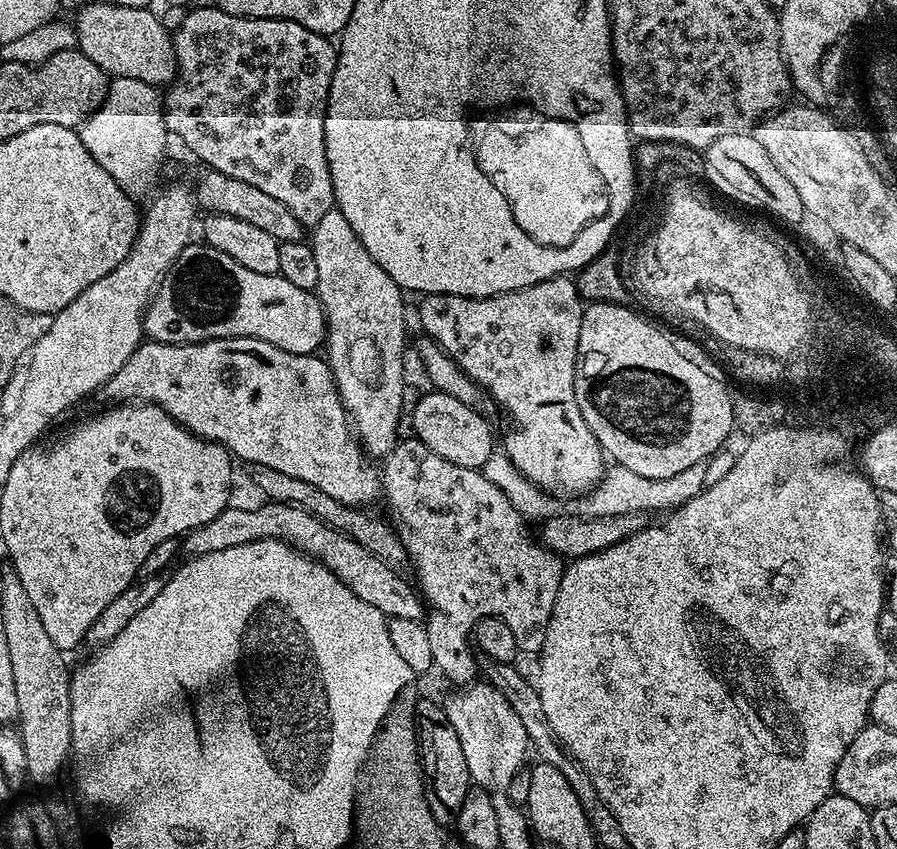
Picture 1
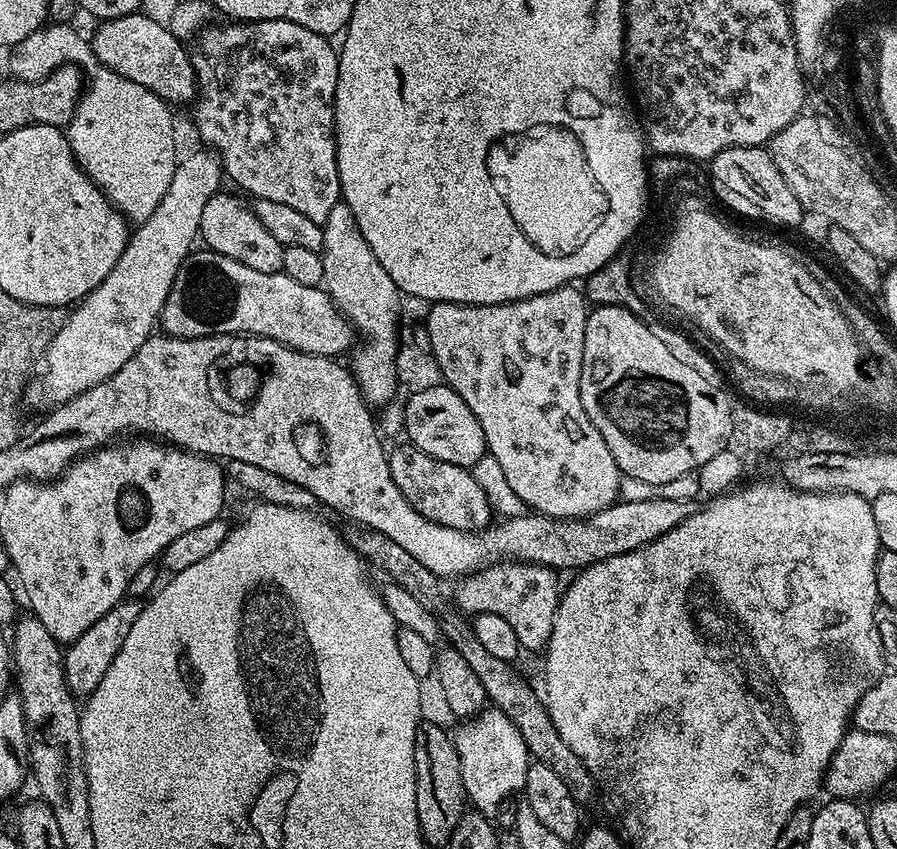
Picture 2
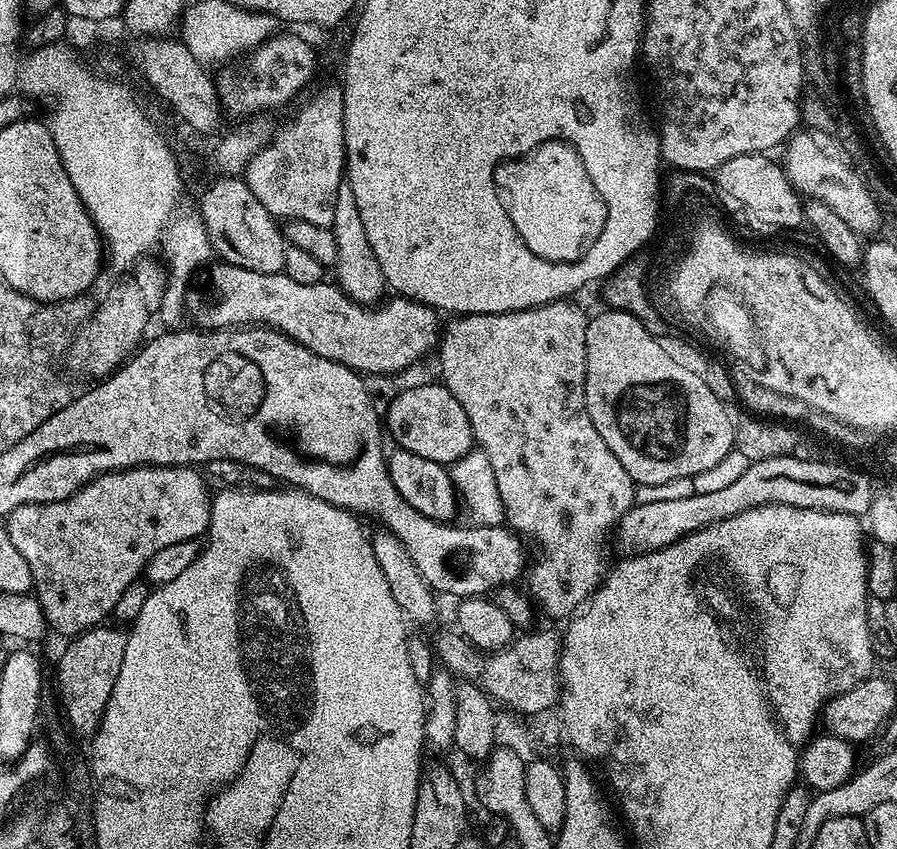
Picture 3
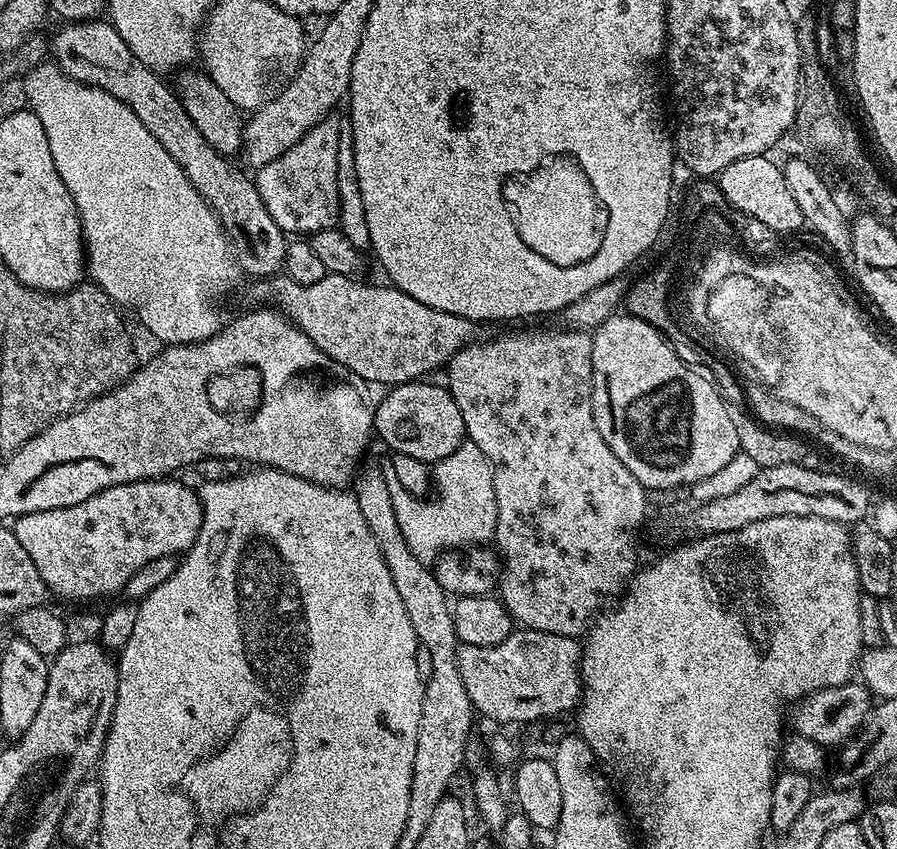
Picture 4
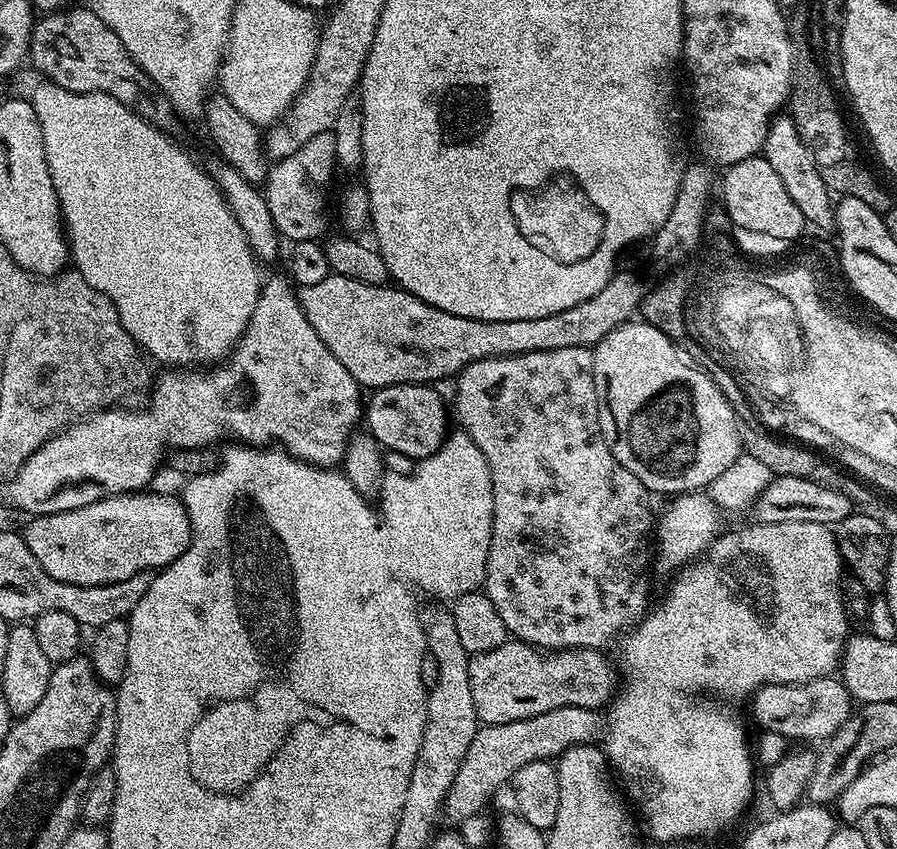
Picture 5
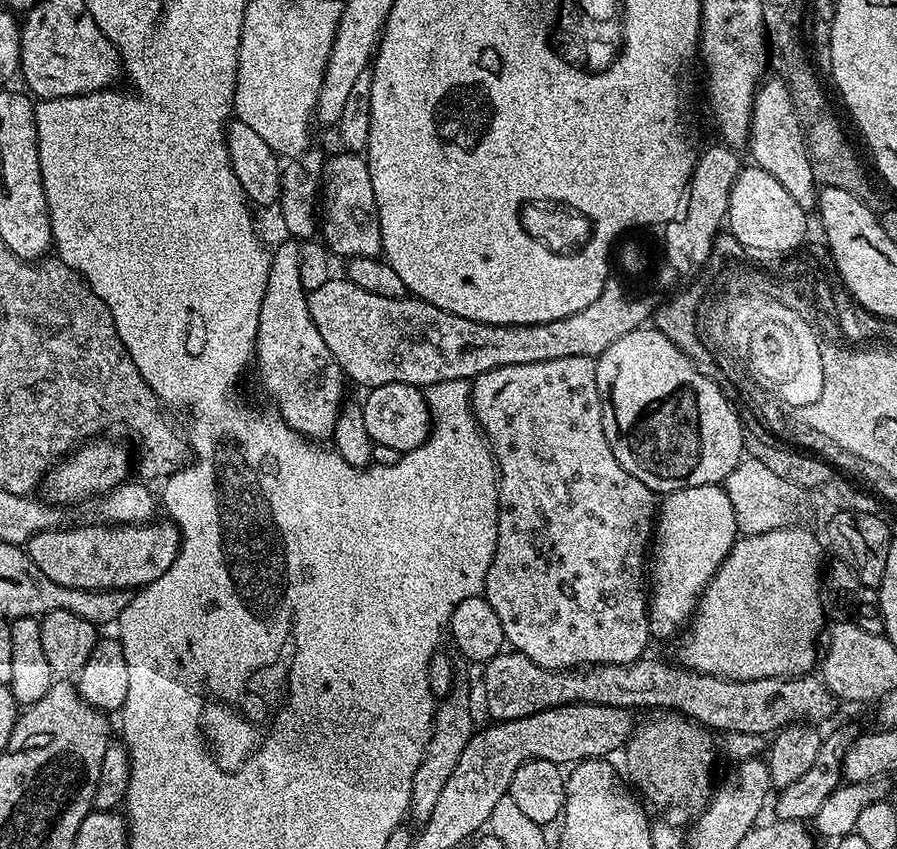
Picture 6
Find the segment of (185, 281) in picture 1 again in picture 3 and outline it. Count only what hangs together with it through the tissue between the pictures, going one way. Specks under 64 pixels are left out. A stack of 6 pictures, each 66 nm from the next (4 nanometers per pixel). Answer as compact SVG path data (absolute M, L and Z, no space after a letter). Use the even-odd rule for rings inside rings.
M223 262L213 263L204 271L199 273L200 288L189 287L184 294L184 311L187 319L196 323L193 325L197 329L275 328L294 342L306 346L306 350L330 358L330 362L338 362L368 378L406 371L431 348L433 351L442 335L442 320L439 320L437 309L427 308L416 300L392 298L389 304L372 307L350 299L332 282L298 286L294 278L278 272L258 274Z

